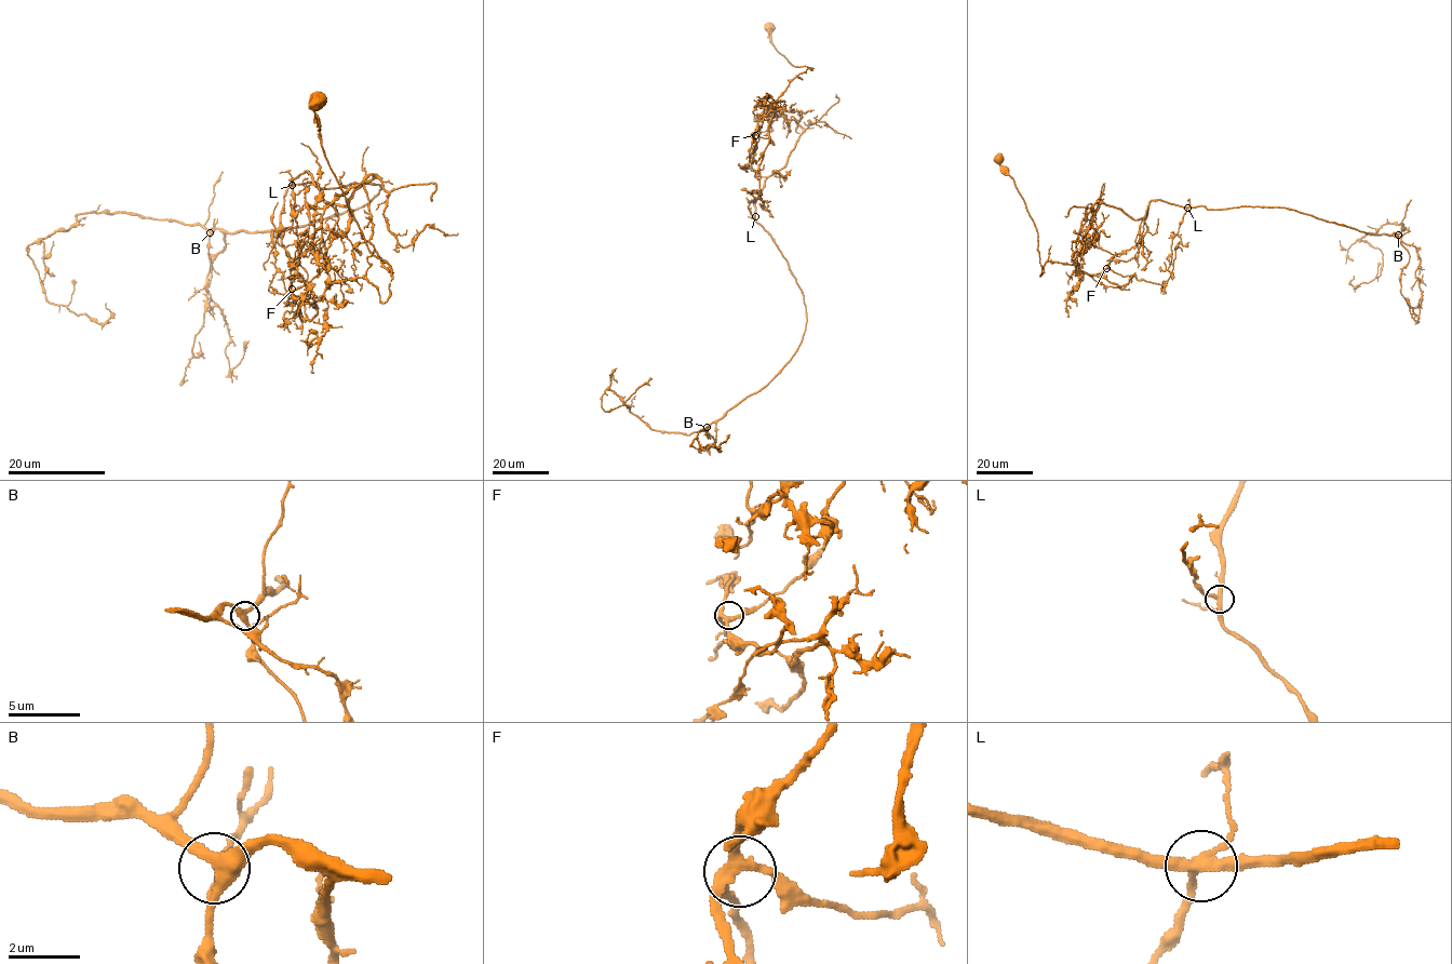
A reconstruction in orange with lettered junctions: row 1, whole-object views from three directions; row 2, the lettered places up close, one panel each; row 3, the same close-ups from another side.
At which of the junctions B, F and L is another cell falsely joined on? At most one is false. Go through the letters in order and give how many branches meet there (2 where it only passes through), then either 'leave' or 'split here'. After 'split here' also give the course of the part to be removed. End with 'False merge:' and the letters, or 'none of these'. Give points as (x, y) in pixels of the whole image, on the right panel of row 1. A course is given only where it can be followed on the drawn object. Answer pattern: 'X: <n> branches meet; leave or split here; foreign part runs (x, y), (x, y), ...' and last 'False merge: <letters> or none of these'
B: 4 branches meet; leave
F: 4 branches meet; leave
L: 4 branches meet; split here; foreign part runs (1187, 208), (1285, 208), (1377, 235), (1401, 224), (1363, 237), (1382, 254), (1381, 275), (1356, 288), (1354, 276)
False merge: L

